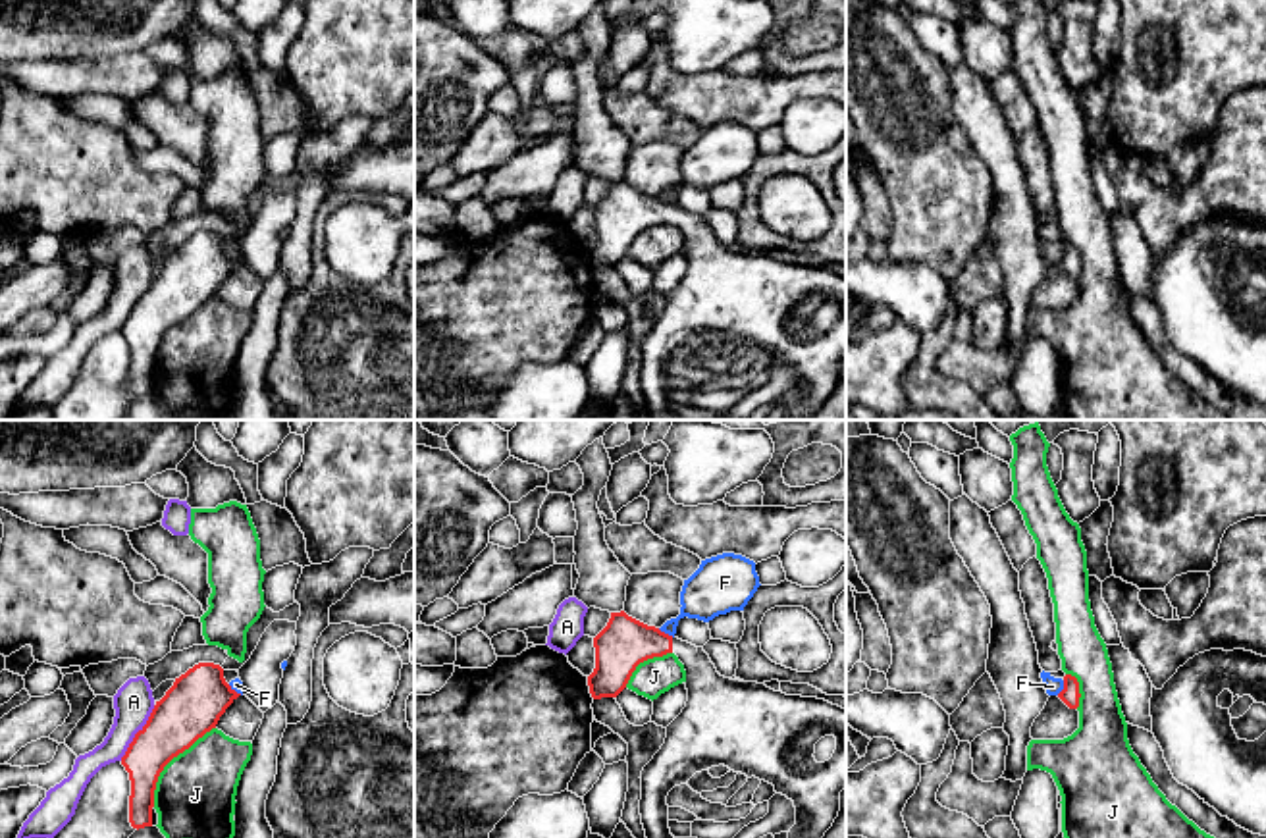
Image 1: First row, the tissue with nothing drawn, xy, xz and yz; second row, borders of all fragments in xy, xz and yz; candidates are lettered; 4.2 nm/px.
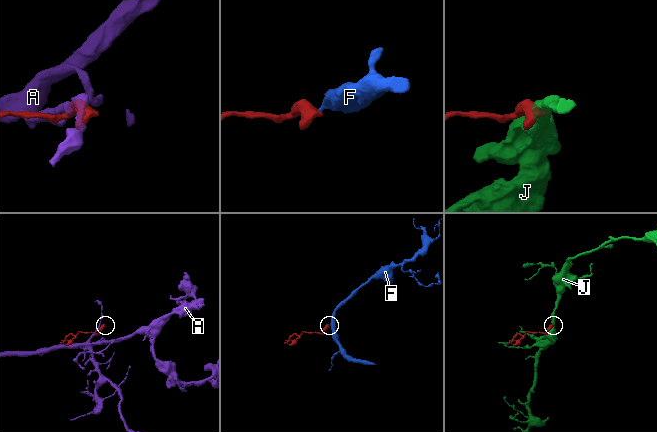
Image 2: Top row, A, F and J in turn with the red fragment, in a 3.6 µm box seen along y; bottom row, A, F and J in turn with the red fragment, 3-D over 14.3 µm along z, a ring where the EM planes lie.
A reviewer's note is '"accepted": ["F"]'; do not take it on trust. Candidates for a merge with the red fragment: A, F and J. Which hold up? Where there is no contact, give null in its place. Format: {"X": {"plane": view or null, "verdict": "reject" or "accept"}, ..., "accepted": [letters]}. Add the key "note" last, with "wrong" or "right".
{"A": {"plane": "xy", "verdict": "reject"}, "F": {"plane": "xz", "verdict": "reject"}, "J": {"plane": "xy", "verdict": "reject"}, "accepted": [], "note": "wrong"}

